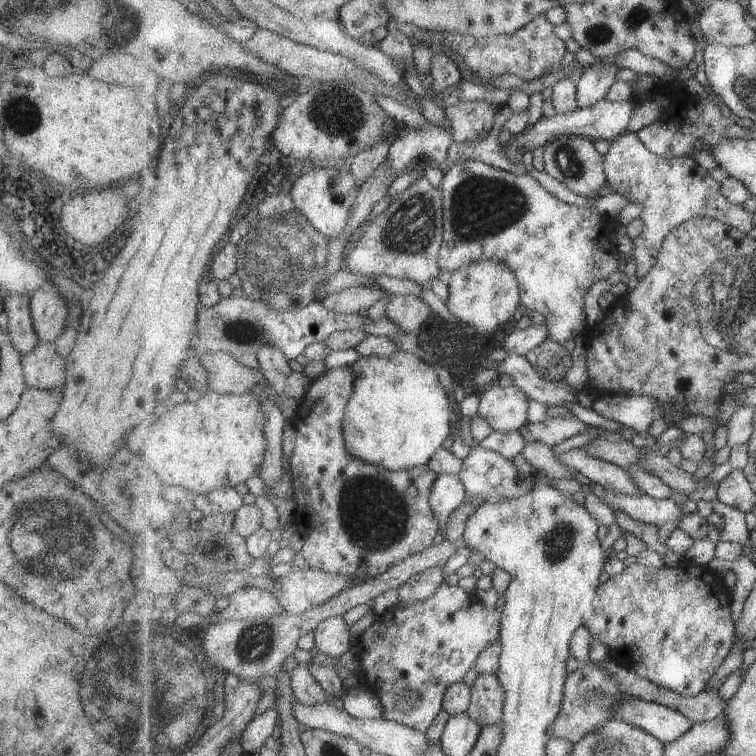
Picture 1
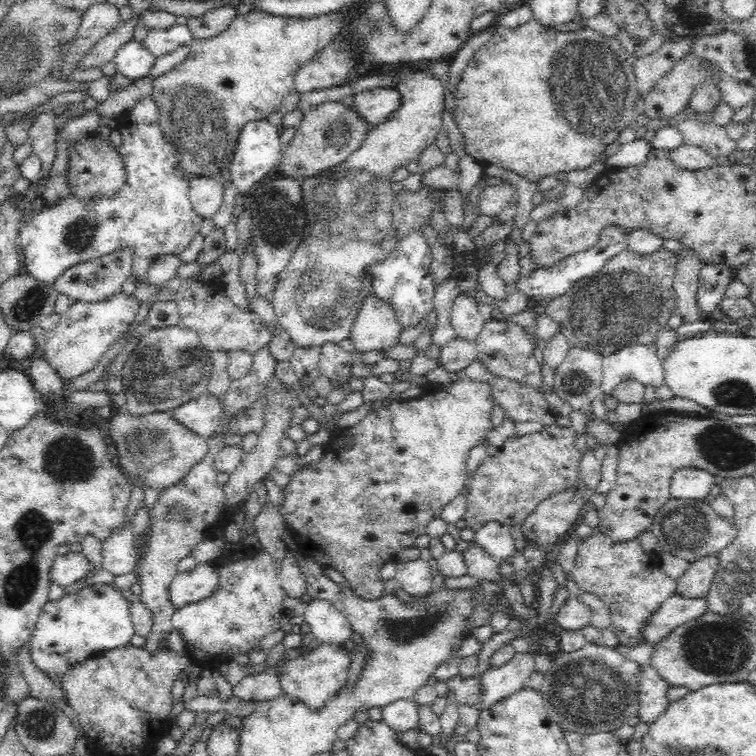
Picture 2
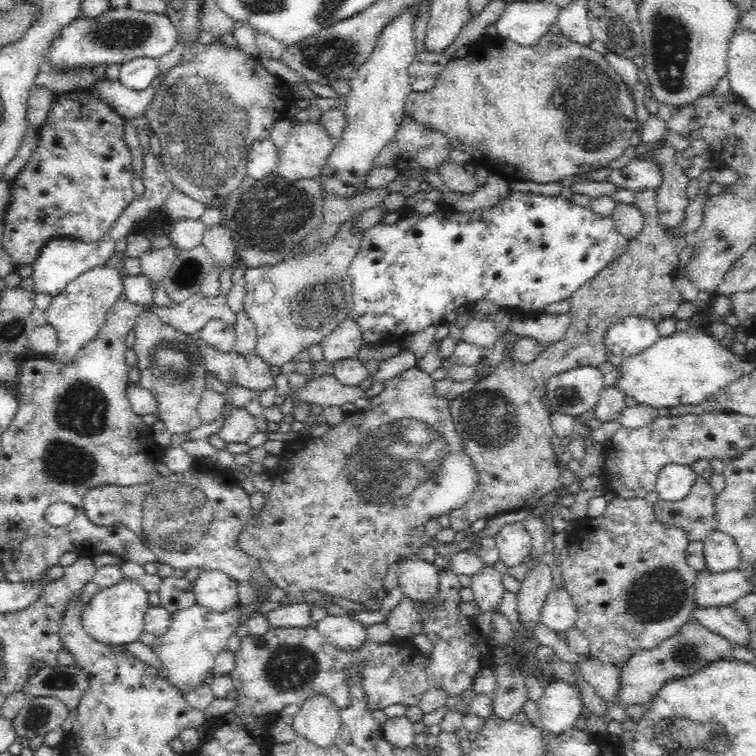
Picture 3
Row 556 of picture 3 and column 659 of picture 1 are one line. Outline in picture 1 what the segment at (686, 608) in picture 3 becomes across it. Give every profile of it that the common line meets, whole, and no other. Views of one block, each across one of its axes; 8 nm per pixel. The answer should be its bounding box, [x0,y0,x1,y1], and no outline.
[584,559,736,697]

